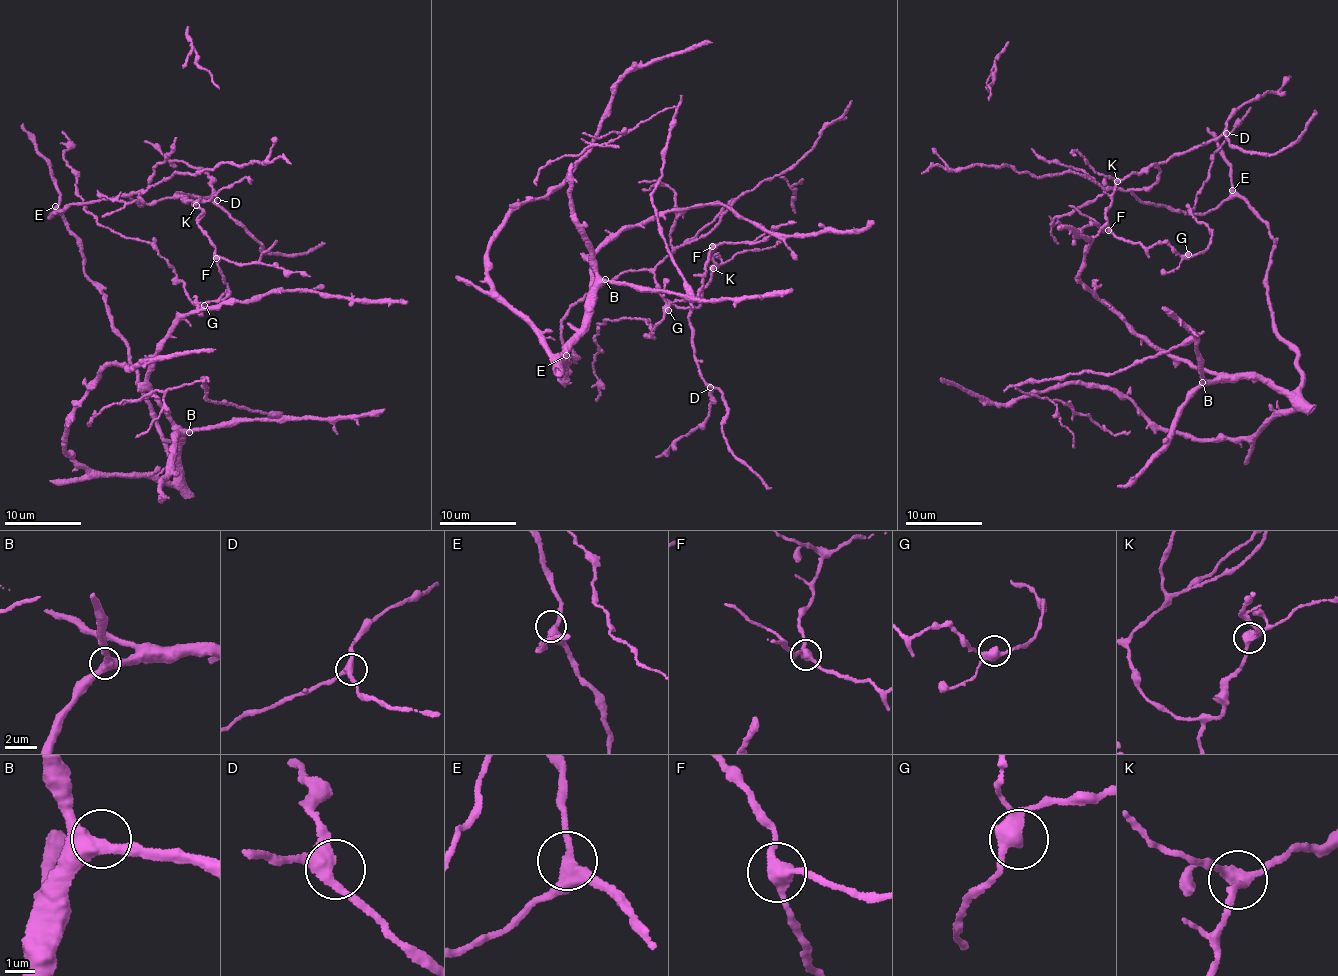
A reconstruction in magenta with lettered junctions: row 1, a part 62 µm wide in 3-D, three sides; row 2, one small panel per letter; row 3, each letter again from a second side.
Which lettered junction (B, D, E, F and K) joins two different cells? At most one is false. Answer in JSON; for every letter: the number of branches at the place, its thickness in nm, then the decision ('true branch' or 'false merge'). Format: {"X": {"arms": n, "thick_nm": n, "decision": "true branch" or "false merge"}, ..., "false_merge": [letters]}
{"B": {"arms": 3, "thick_nm": 400, "decision": "true branch"}, "D": {"arms": 3, "thick_nm": 360, "decision": "true branch"}, "E": {"arms": 3, "thick_nm": 360, "decision": "true branch"}, "F": {"arms": 3, "thick_nm": 360, "decision": "false merge"}, "K": {"arms": 3, "thick_nm": 320, "decision": "true branch"}, "false_merge": ["F"]}

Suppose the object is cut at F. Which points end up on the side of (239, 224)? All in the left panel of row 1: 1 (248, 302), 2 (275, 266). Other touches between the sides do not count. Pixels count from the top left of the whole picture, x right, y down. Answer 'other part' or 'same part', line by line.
1: same part
2: other part

